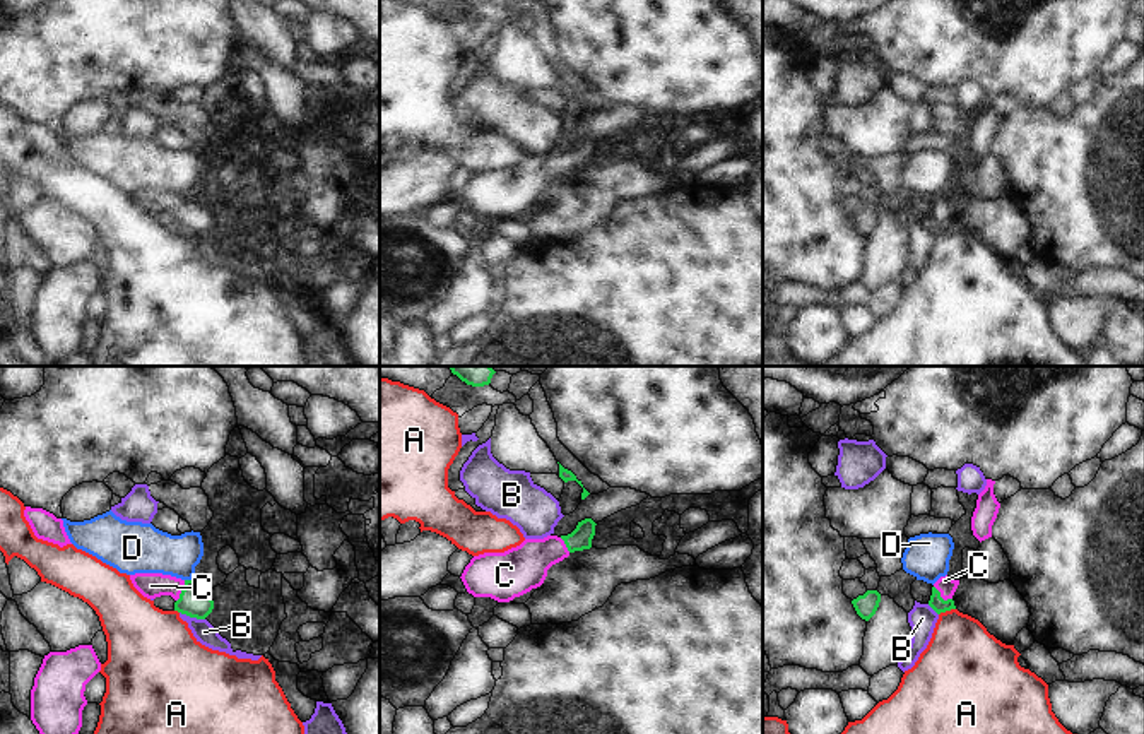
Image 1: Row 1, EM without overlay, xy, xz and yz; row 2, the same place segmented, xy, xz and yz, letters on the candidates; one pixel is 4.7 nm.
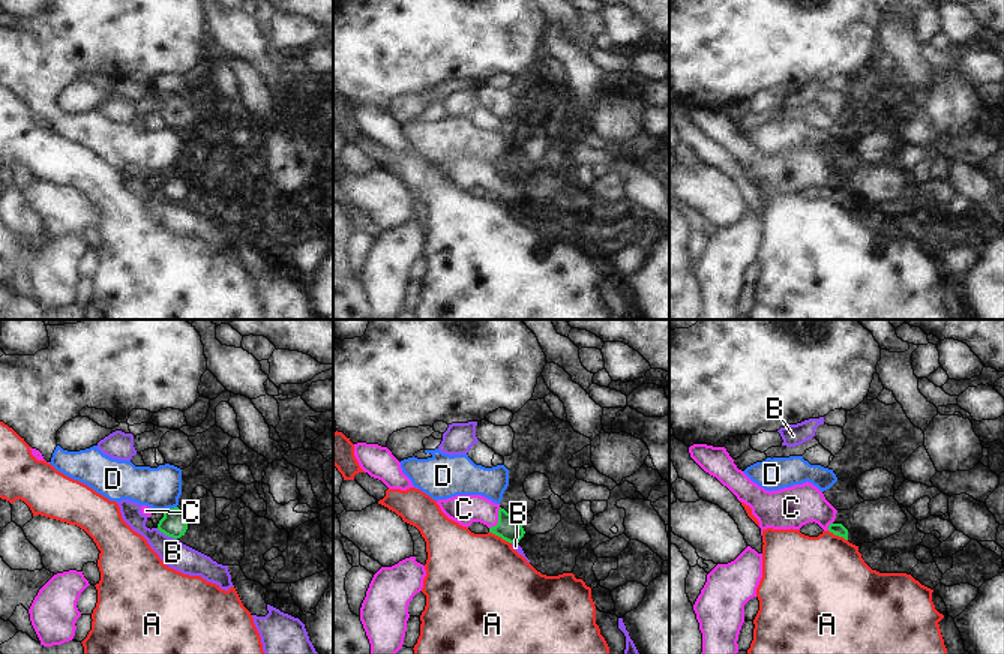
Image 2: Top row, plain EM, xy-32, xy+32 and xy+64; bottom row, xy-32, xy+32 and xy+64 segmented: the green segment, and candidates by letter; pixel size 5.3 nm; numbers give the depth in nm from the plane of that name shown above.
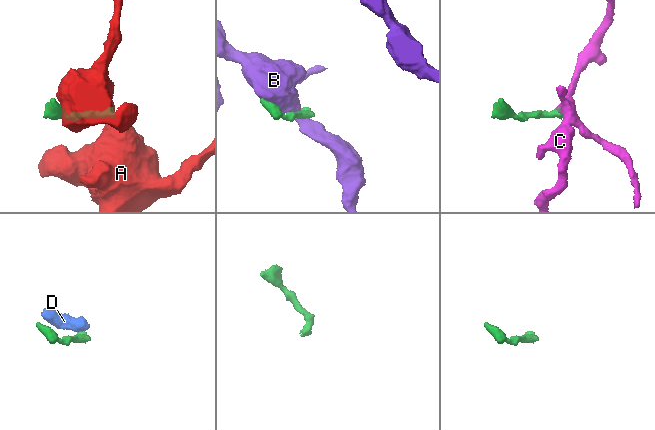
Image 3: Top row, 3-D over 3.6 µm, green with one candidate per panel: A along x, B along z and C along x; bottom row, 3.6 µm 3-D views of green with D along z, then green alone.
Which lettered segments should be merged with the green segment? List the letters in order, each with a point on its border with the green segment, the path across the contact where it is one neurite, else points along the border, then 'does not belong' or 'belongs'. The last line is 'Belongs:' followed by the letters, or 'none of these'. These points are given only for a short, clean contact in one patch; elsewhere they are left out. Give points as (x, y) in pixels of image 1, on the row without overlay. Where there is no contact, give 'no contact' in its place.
A: yz (946, 226) | along yz (955, 224), (939, 231) | does not belong
B: xy (192, 233) | along xy (180, 228), (204, 236) | does not belong
C: yz (939, 213) | across yz (936, 219), (939, 213), (946, 202) | belongs
D: xy (188, 197) | along xy (185, 195), (192, 197) | does not belong
Belongs: C

